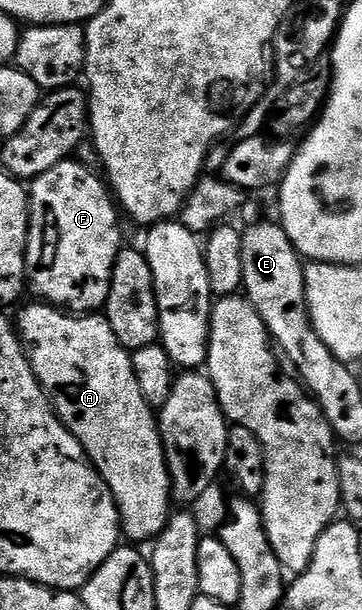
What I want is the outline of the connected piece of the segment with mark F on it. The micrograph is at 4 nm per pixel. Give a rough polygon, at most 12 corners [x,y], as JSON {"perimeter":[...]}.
{"perimeter":[[69,158],[28,188],[26,284],[107,305],[122,247],[107,183]]}

